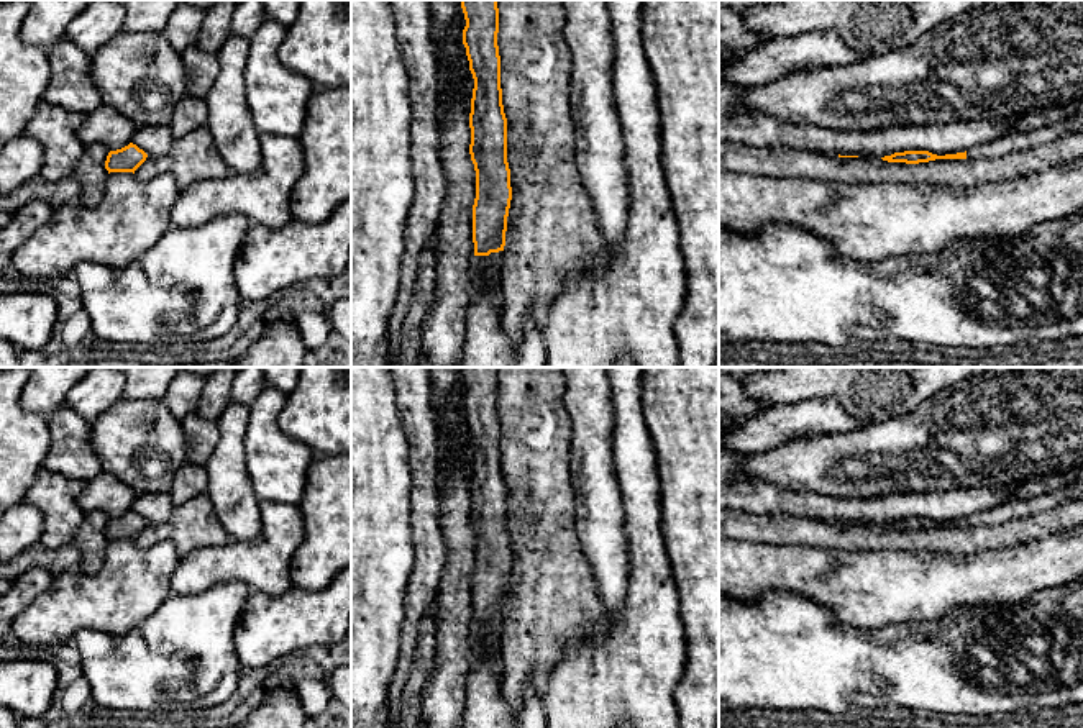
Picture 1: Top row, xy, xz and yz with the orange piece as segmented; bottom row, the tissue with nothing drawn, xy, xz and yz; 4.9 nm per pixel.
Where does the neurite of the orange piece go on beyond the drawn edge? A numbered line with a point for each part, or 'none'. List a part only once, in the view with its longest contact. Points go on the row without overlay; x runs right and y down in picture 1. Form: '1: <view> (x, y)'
1: xz (491, 632)

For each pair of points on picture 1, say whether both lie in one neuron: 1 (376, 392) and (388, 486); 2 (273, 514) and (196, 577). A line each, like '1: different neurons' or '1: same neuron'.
1: same neuron
2: same neuron

